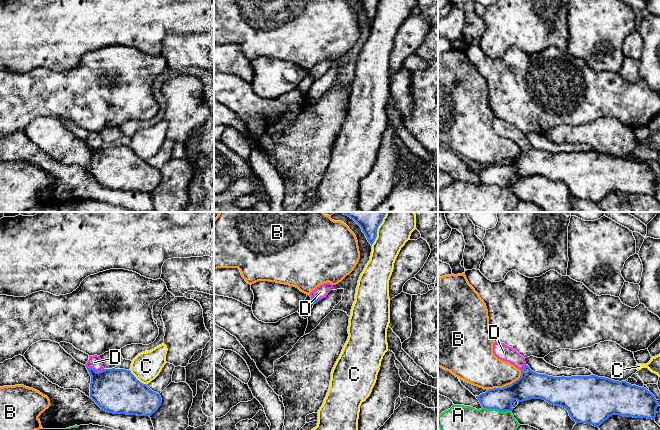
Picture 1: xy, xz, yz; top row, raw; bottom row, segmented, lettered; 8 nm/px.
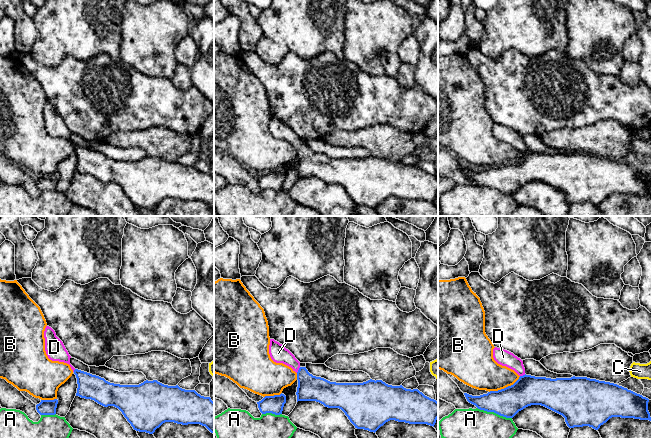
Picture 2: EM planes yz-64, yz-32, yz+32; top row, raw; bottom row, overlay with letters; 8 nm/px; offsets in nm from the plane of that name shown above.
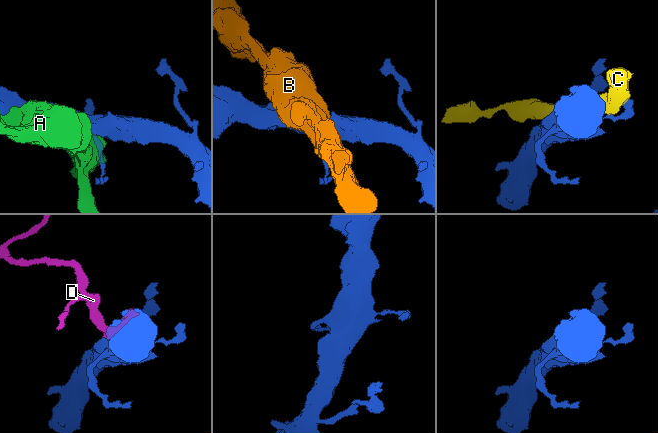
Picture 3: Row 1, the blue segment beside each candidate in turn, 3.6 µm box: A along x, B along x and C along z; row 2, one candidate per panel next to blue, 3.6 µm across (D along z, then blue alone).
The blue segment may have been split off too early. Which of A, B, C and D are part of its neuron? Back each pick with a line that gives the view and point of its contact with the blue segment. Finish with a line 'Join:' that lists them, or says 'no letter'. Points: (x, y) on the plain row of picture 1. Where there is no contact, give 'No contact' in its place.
D: Touches blue at xy (94, 146)
Join: D

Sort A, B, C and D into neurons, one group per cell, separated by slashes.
A / B / C / D

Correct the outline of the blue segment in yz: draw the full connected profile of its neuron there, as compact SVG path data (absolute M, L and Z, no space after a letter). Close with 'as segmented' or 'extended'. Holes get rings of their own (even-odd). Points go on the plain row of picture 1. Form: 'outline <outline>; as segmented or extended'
outline M494 118L493 129L518 144L521 152L511 161L489 165L476 172L483 184L506 188L513 186L513 176L519 180L542 175L565 184L576 199L598 204L612 191L652 196L656 193L659 180L644 163L596 151L553 153L538 150L530 145L522 131L501 118Z; extended

